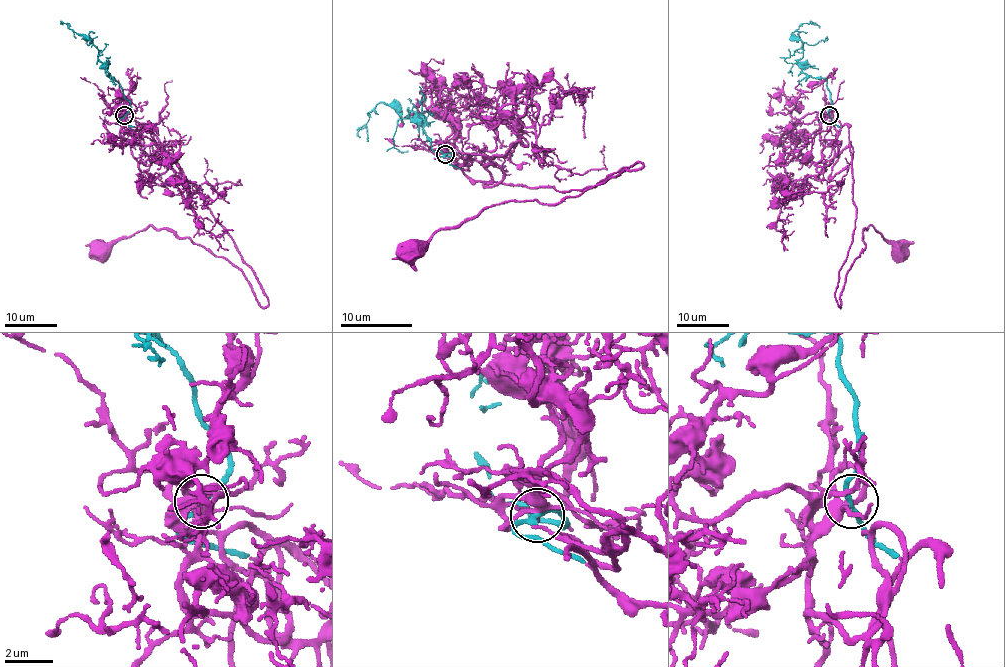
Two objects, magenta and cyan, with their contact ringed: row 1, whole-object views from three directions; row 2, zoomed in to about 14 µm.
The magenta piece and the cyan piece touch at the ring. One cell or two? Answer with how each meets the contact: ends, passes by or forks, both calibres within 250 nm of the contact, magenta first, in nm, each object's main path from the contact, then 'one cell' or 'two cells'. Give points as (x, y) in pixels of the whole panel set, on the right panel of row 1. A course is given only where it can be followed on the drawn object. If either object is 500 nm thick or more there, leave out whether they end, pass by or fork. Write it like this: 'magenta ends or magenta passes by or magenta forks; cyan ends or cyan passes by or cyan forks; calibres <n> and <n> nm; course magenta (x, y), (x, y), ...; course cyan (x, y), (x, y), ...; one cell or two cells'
magenta forks; cyan passes by; calibres 320 and 200 nm; course magenta (828, 115), (820, 138), (837, 154), (849, 146), (855, 207), (837, 304), (864, 230), (900, 252); course cyan (829, 115), (829, 89), (823, 77), (802, 71), (802, 41), (792, 33), (805, 23), (819, 28); one cell

